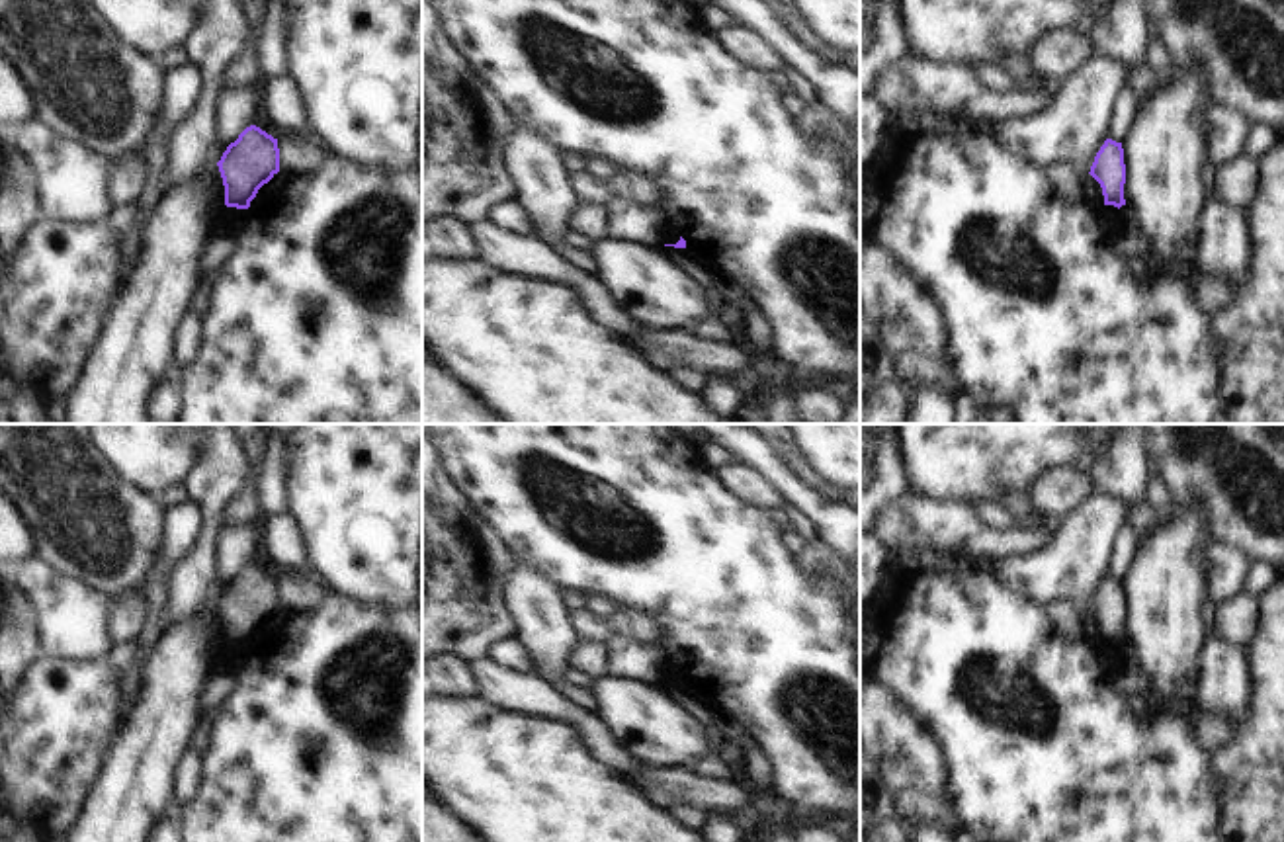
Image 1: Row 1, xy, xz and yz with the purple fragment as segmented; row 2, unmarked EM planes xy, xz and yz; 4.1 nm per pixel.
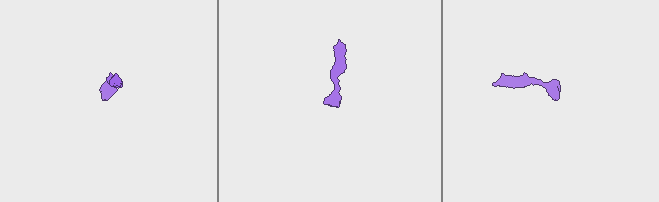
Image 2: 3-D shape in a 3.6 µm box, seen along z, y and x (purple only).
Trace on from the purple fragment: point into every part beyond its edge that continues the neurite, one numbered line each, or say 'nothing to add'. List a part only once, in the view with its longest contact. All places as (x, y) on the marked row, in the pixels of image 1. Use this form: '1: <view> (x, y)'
nothing to add

